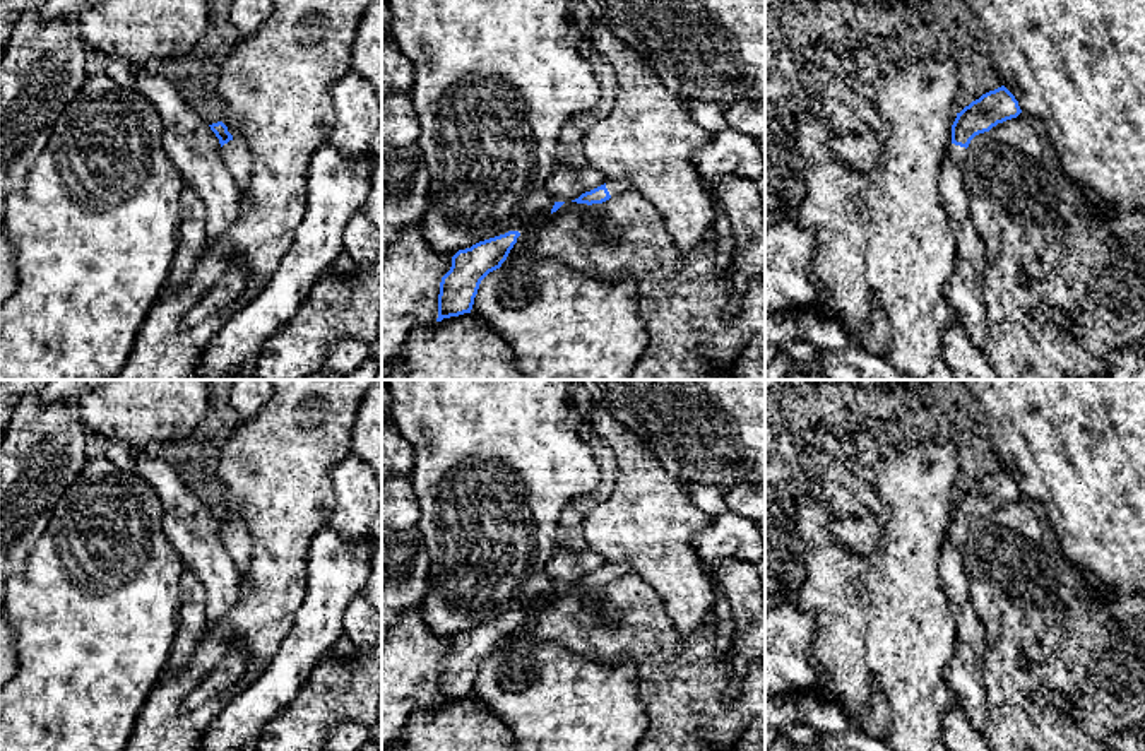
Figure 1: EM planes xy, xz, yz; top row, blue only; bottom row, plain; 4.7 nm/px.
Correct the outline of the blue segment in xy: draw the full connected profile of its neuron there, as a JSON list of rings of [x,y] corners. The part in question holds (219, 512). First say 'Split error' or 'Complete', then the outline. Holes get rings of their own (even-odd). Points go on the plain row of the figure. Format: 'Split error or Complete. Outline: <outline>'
Split error. Outline: [[[222,505],[212,506],[209,510],[219,522],[221,527],[219,537],[226,549],[229,551],[238,571],[241,575],[248,573],[252,542],[245,535],[243,527],[228,515],[228,510]]]

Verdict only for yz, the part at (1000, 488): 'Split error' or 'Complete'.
Split error

